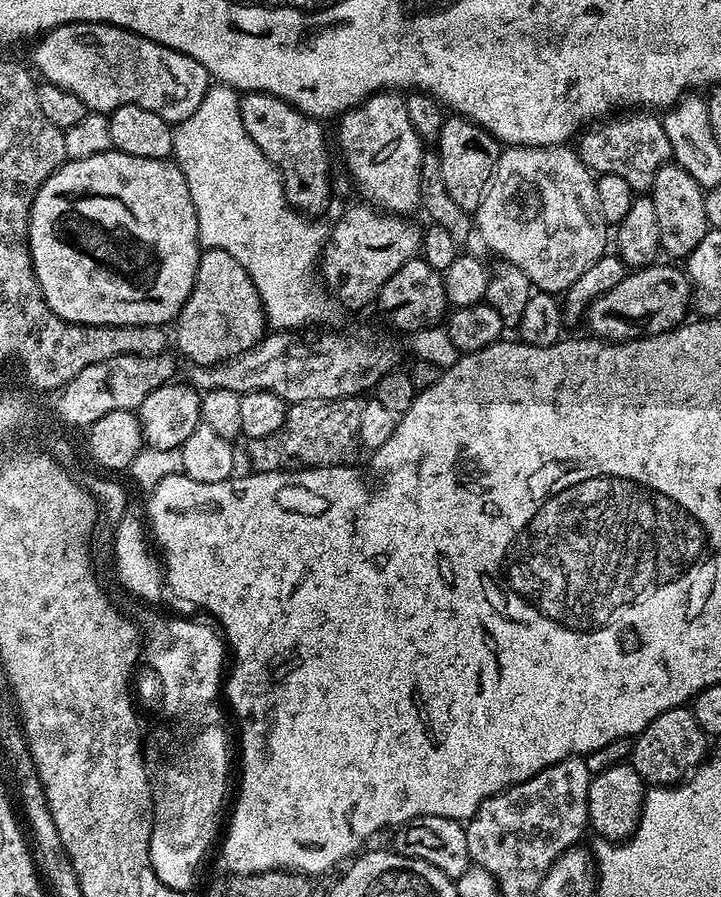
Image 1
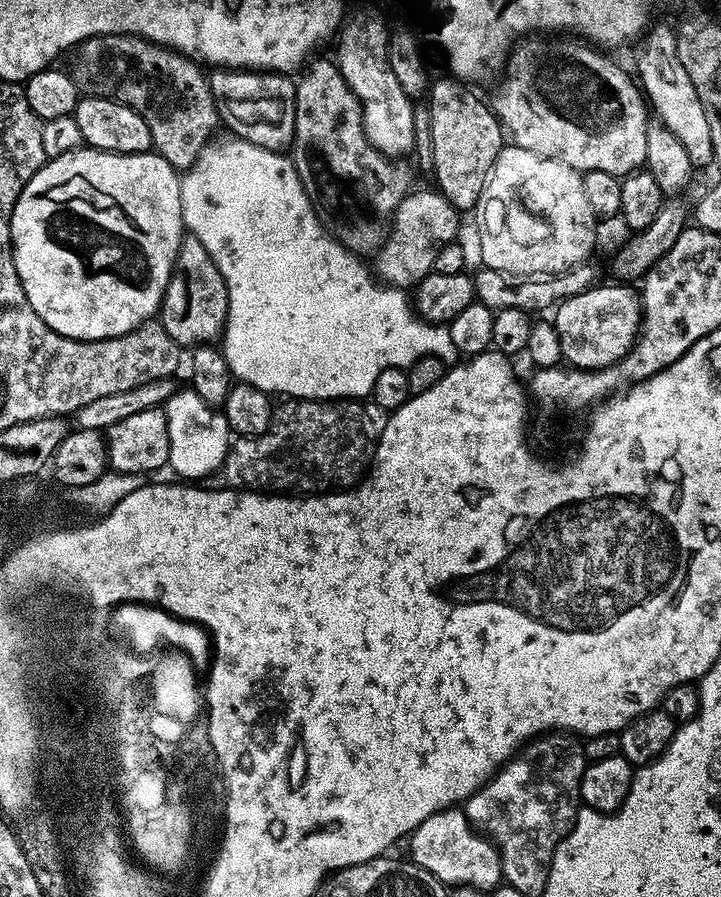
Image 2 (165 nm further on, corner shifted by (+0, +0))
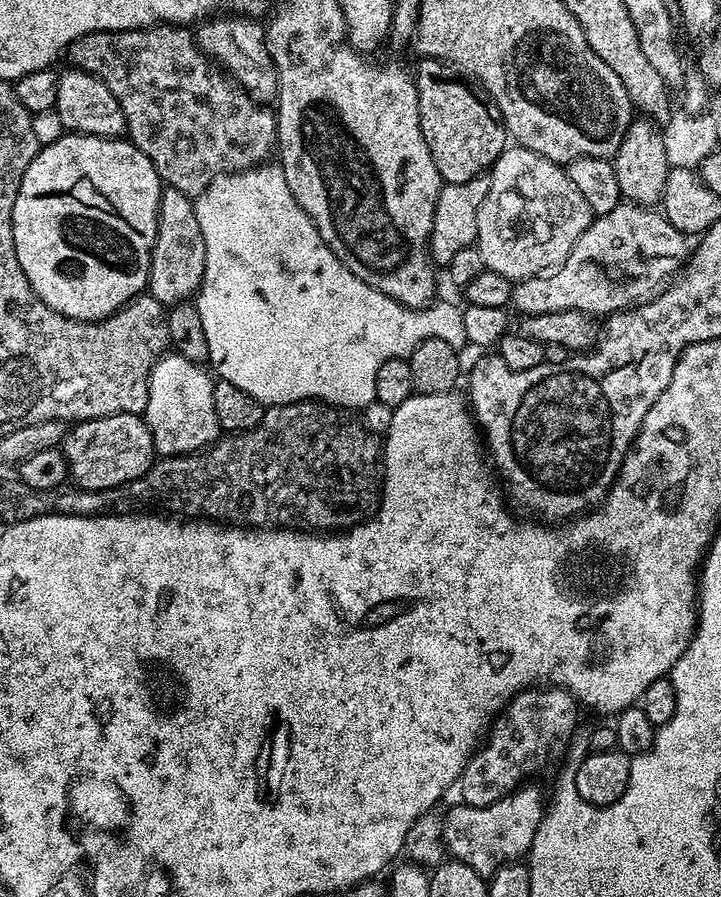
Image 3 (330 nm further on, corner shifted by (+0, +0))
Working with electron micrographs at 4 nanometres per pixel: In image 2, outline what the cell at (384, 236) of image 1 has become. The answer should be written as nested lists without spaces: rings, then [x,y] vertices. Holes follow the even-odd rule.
[[[439,190],[432,192],[409,191],[407,198],[392,215],[392,229],[379,252],[375,253],[374,272],[385,284],[405,290],[415,289],[433,272],[438,252],[460,235],[461,213]]]

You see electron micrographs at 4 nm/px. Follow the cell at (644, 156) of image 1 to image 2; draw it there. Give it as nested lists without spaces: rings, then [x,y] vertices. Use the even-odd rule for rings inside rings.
[[[532,34],[521,39],[509,55],[506,65],[508,77],[505,78],[504,85],[493,94],[492,100],[490,99],[490,107],[495,112],[496,119],[506,129],[511,143],[522,150],[530,150],[542,158],[560,160],[581,174],[590,170],[606,170],[606,174],[614,174],[623,178],[632,172],[641,171],[646,165],[646,130],[650,123],[650,117],[648,117],[650,108],[646,103],[644,92],[638,87],[637,81],[633,77],[631,80],[608,56],[611,55],[605,54],[599,47],[593,46],[572,34]]]

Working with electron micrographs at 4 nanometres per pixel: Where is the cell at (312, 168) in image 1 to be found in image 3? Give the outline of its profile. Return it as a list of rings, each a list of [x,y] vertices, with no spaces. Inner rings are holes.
[[[217,14],[199,21],[195,25],[194,35],[197,48],[215,61],[232,83],[244,89],[253,100],[272,102],[277,99],[280,86],[278,74],[268,53],[265,25],[259,19],[245,18],[240,14]]]

